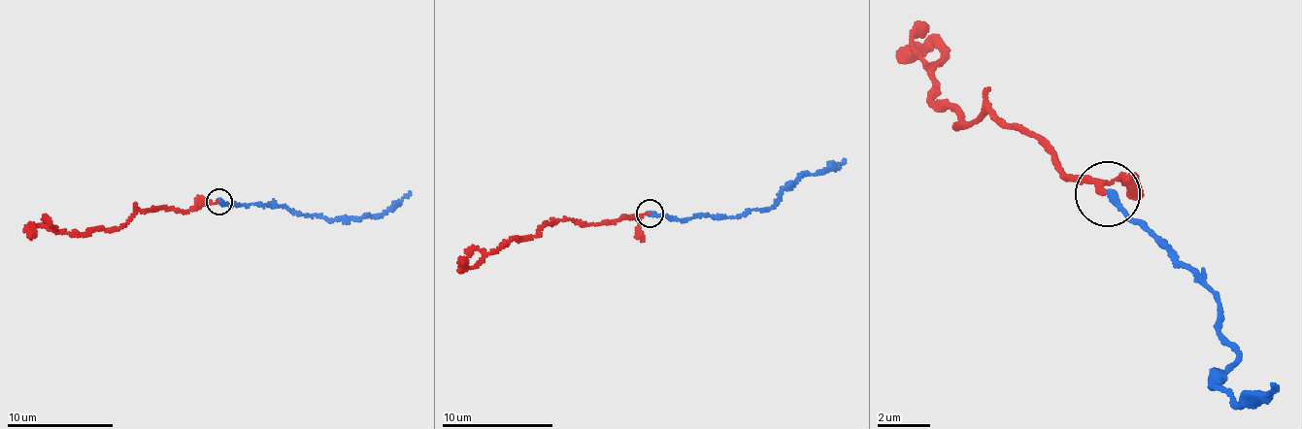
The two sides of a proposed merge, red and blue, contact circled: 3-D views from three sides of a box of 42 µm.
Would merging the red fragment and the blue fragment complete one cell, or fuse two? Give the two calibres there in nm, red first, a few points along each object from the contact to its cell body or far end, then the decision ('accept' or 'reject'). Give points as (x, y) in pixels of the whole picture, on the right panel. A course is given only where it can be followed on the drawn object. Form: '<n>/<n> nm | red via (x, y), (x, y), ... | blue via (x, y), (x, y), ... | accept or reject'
120/280 nm | red via (1105, 195), (1046, 151), (1031, 135), (984, 106), (957, 124), (962, 120), (927, 96), (944, 51), (897, 57) | blue via (1105, 195), (1218, 293), (1233, 359), (1217, 385), (1257, 407), (1273, 384) | accept

